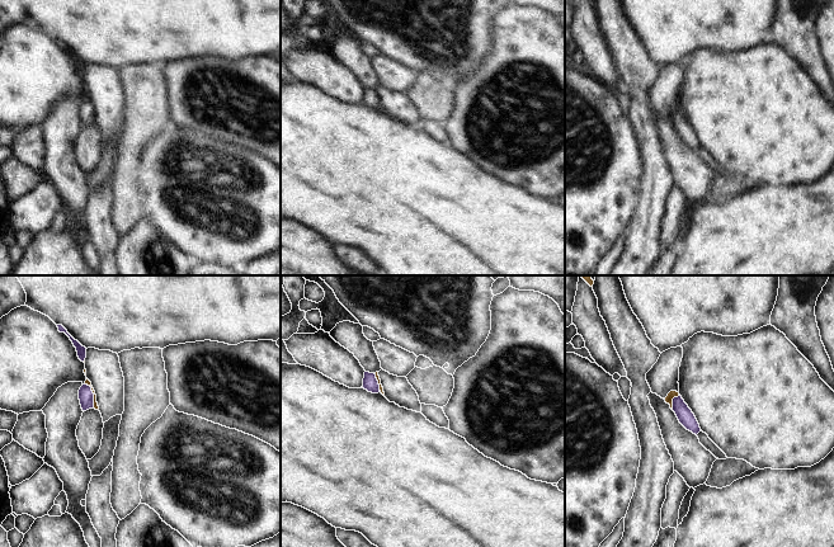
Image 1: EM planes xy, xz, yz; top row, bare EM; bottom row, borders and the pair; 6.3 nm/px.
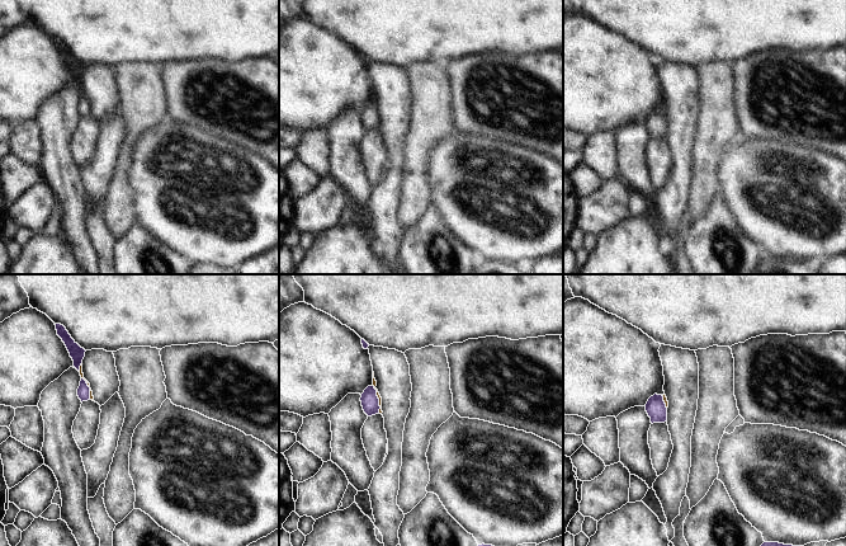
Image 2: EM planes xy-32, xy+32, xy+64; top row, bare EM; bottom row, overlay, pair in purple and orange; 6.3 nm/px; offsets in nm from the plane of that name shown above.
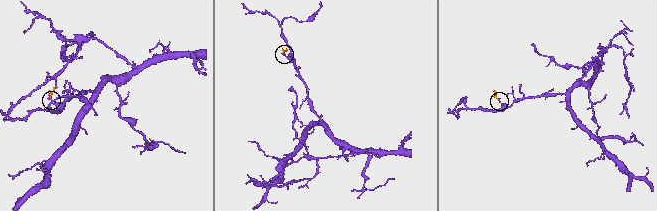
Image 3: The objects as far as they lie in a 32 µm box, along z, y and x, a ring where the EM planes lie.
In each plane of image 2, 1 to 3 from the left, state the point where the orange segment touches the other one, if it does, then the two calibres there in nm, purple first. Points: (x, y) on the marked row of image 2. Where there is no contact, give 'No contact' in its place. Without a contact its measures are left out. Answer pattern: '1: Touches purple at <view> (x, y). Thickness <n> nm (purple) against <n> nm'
1: Touches purple at xy-32 (89, 389). Thickness 80 nm (purple) against 20 nm
2: Touches purple at xy+32 (378, 399). Thickness 110 nm (purple) against 30 nm
3: Touches purple at xy+64 (663, 401). Thickness 130 nm (purple) against 30 nm

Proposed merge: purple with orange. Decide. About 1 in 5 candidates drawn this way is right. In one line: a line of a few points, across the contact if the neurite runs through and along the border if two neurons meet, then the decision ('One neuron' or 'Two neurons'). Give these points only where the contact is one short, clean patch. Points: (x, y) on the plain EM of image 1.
Two neurons

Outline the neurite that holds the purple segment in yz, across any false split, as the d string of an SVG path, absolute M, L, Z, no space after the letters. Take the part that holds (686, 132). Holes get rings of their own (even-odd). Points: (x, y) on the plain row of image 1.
M682 112L673 114L673 127L675 128L679 138L693 150L698 150L701 147L699 140L692 128L692 126L688 123L688 121L684 118Z

